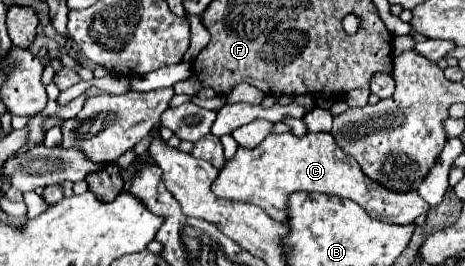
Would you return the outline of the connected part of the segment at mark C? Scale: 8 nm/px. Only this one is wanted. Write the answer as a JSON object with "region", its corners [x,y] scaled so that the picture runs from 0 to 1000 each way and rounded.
{"region":[[[630,504],[574,511],[548,564],[510,556],[510,579],[497,609],[484,609],[484,632],[471,647],[471,669],[458,699],[471,744],[540,759],[566,782],[587,827],[617,827],[622,737],[630,722],[695,722],[716,737],[738,737],[768,759],[798,820],[837,835],[837,842],[884,842],[897,812],[918,805],[923,767],[901,737],[897,714],[845,722],[794,662],[785,662],[763,594],[751,594],[716,526],[712,504],[660,504],[634,519]]]}

